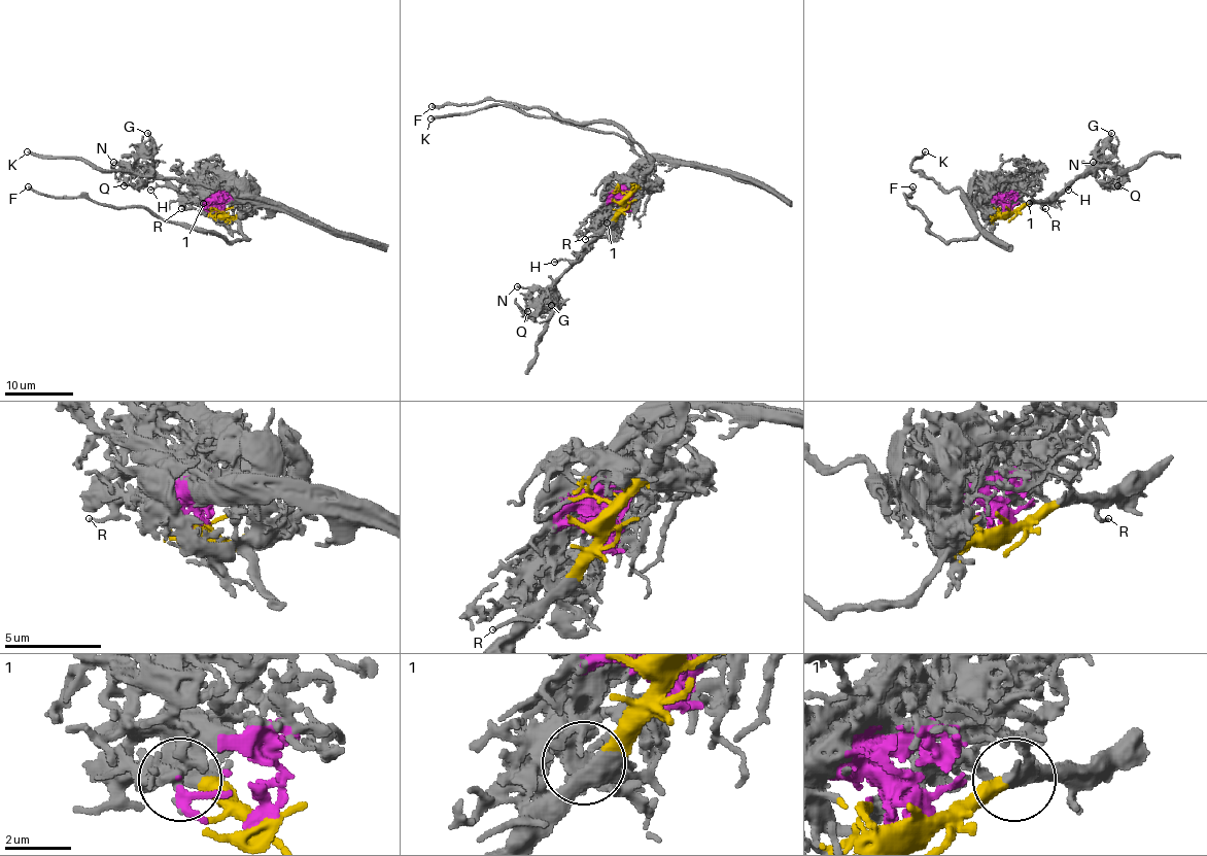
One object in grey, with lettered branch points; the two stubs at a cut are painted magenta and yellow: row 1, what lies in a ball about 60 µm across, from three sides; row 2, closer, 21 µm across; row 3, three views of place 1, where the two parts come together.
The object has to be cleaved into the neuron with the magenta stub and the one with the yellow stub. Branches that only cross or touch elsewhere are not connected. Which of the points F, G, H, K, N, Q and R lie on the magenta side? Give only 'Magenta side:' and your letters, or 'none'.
Magenta side: K

